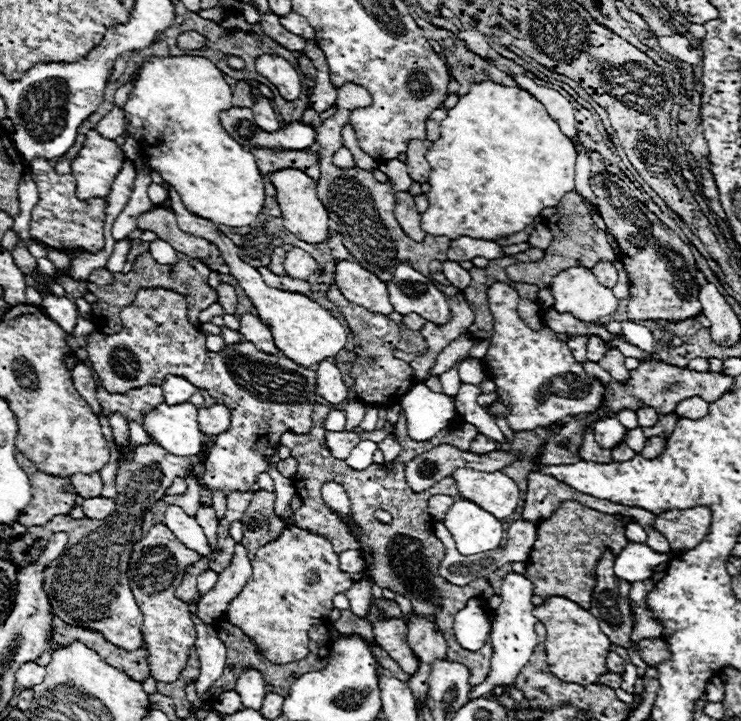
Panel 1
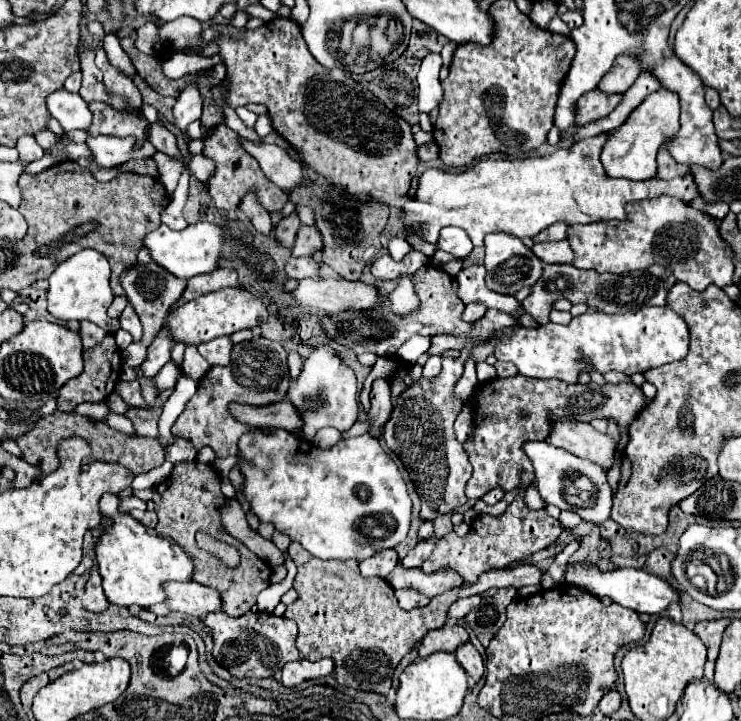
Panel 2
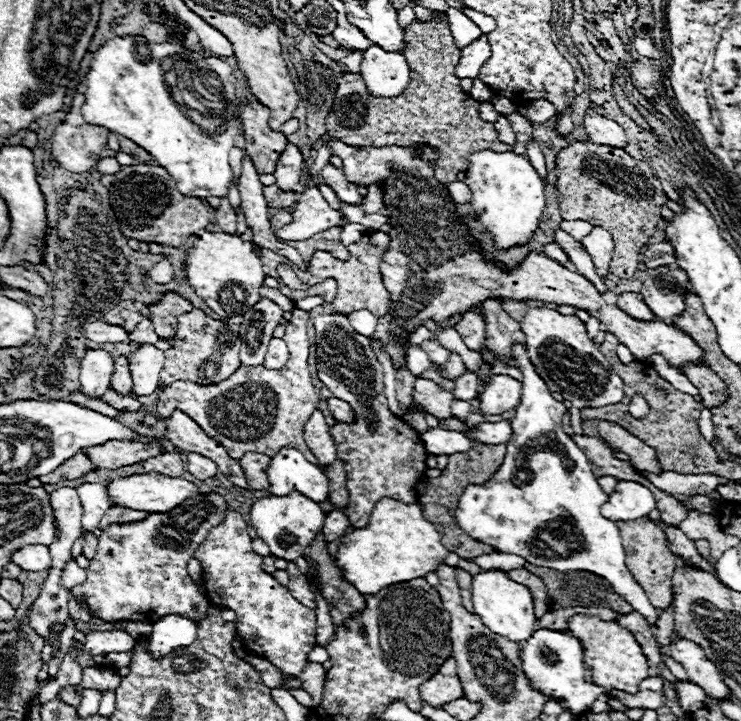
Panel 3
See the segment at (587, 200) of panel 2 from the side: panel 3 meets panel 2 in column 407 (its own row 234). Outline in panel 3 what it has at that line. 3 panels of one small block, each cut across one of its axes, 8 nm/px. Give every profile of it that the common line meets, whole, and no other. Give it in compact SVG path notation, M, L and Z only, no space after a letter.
M206 232L188 250L184 268L188 272L188 284L196 288L196 294L222 318L232 318L248 312L256 300L260 300L260 286L264 286L266 274L262 272L262 260L254 254L250 242L242 242L232 234Z

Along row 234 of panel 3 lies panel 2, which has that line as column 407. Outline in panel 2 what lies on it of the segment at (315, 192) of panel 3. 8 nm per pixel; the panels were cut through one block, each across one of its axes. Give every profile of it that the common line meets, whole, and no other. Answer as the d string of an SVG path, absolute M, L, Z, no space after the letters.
M402 276L400 278L398 288L392 294L388 294L388 300L390 300L392 312L398 314L398 316L404 316L404 314L416 310L416 306L420 304L420 300L418 300L418 296L416 296L416 292L412 288L410 276Z

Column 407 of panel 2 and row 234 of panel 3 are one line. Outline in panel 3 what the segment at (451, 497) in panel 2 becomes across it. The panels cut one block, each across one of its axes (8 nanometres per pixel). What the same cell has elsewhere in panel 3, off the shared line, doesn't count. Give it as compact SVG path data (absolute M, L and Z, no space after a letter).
M332 140L330 150L342 158L346 180L364 186L370 186L372 182L386 184L384 198L388 208L386 214L392 224L392 230L388 232L392 242L380 262L380 272L392 300L392 310L378 318L372 340L386 350L394 370L406 366L406 352L410 348L408 336L422 326L424 320L434 320L436 324L446 322L450 316L464 314L490 296L556 302L586 310L604 322L608 332L612 332L620 344L628 346L636 360L662 354L676 368L682 368L682 364L690 360L702 362L702 350L682 330L662 320L636 320L616 304L606 304L590 280L560 266L548 256L532 252L512 274L498 270L492 262L484 262L476 240L466 232L454 210L454 202L450 202L446 186L434 180L432 166L414 160L406 148L358 148Z

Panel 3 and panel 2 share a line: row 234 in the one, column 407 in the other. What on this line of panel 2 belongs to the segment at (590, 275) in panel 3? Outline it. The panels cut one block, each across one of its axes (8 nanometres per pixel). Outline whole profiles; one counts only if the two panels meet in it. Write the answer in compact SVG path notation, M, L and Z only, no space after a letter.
M434 540L418 542L418 544L408 552L408 556L400 560L400 566L406 568L406 570L410 570L410 568L420 568L422 562L432 554L432 550L434 550Z

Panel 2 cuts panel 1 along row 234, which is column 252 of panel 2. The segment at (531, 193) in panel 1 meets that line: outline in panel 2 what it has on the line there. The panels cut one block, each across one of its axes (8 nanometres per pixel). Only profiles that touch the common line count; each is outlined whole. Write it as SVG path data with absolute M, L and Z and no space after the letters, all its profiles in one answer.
M262 428L262 432L248 432L246 436L240 438L240 454L242 458L240 462L240 470L244 474L244 496L250 500L250 506L252 506L252 512L260 518L260 522L272 522L276 530L280 530L282 534L288 534L290 540L296 540L300 542L312 556L320 558L320 560L350 560L350 558L356 558L356 560L364 560L364 558L370 558L374 556L376 552L380 550L386 550L386 548L394 548L396 544L400 544L406 534L408 534L408 528L410 528L410 512L412 512L412 500L408 496L408 490L406 490L406 484L398 472L398 466L394 464L394 460L382 450L382 446L378 444L376 438L372 438L370 434L362 434L362 436L356 436L356 438L346 438L346 440L340 440L338 444L334 444L332 448L316 448L312 444L308 444L306 440L298 438L298 436L292 436L290 432L286 430L276 430L276 428Z

